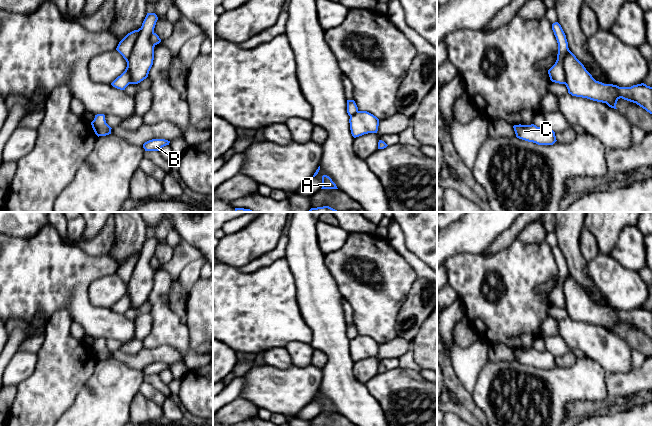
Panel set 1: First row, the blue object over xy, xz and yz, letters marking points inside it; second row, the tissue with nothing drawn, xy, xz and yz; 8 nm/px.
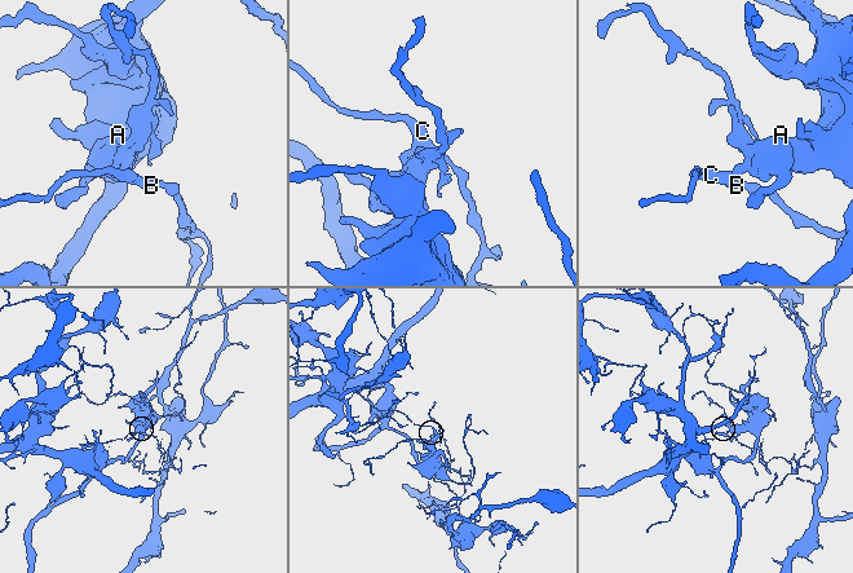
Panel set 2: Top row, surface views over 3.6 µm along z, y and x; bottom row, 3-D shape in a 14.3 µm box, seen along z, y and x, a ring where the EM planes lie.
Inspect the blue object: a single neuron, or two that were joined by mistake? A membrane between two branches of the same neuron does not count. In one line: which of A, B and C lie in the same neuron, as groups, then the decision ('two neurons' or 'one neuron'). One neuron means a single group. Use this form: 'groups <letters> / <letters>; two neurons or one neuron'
groups A / B C; two neurons

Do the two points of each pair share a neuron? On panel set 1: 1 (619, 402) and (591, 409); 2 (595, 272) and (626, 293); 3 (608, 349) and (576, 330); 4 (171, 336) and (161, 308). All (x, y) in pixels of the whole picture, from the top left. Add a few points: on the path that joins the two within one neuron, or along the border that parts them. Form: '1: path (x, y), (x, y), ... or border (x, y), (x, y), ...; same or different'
1: path (612, 403), (598, 406); same
2: path (603, 272), (618, 286); same
3: path (600, 345), (584, 336); same
4: path (169, 329), (162, 315); same

